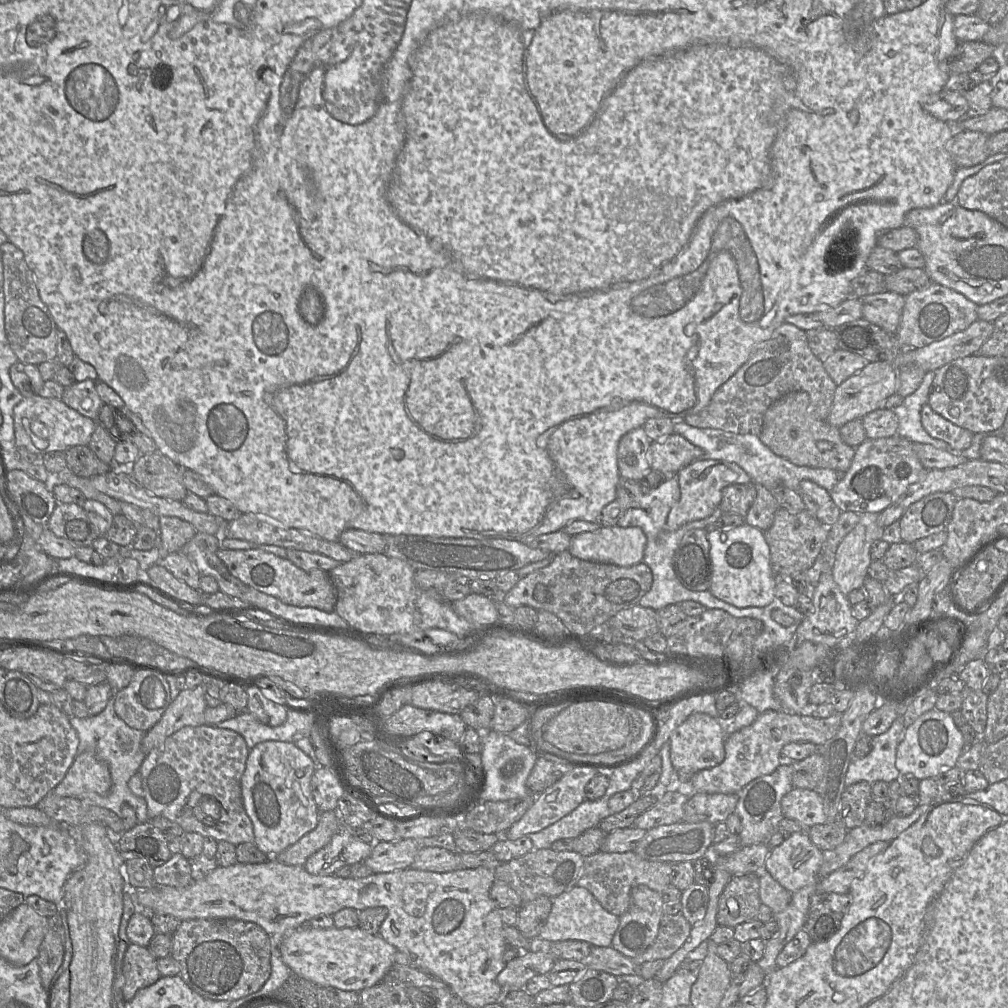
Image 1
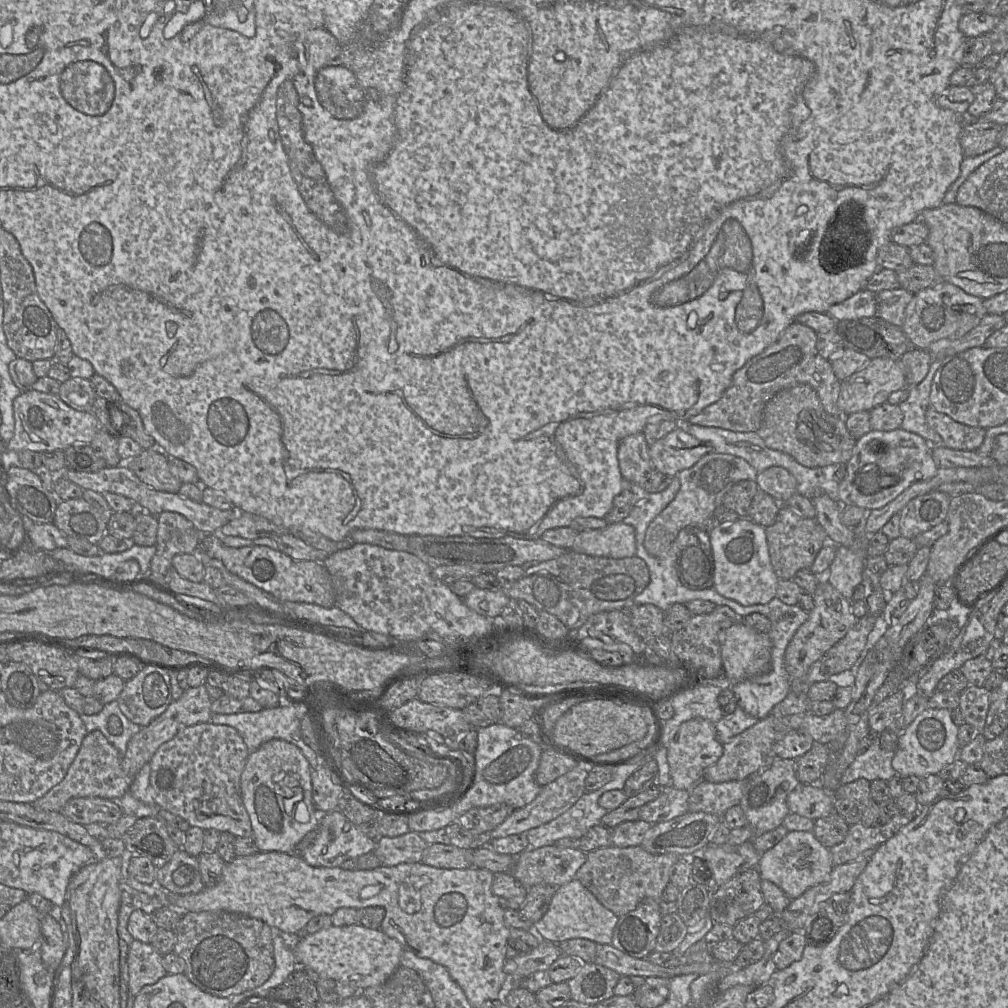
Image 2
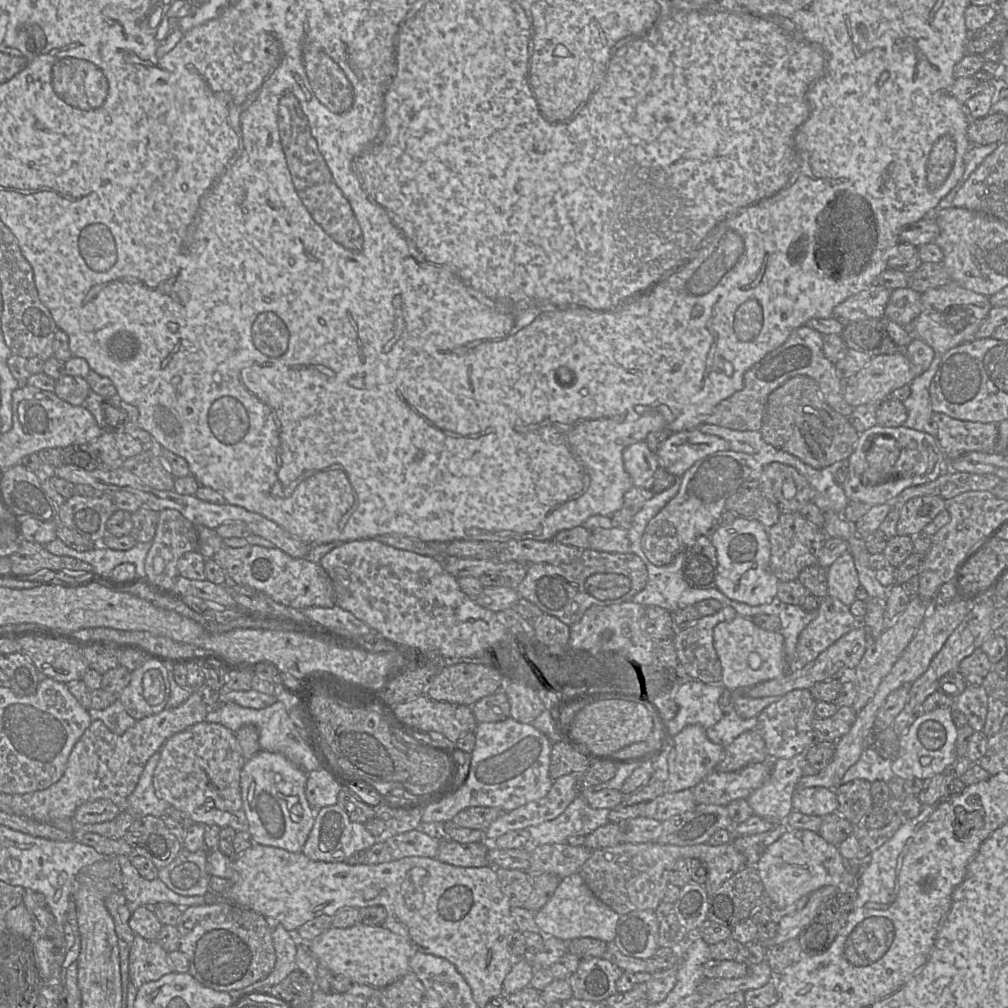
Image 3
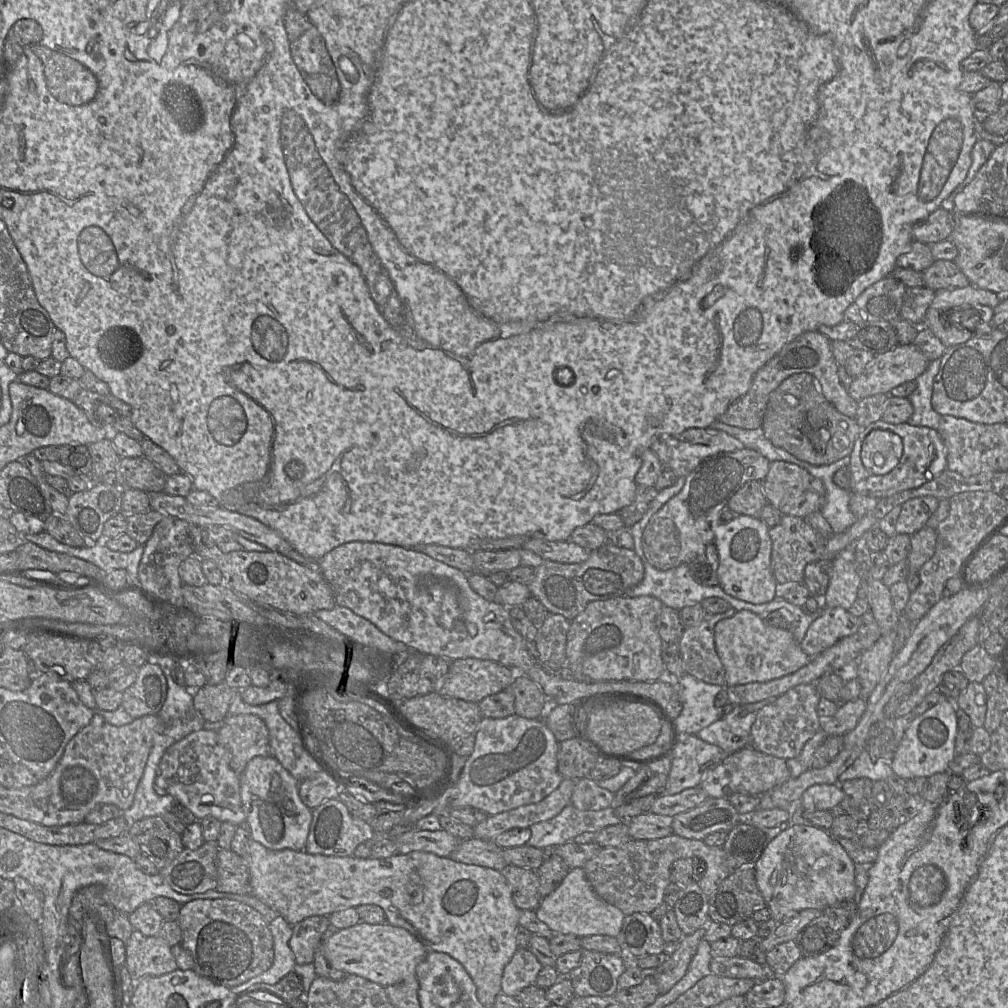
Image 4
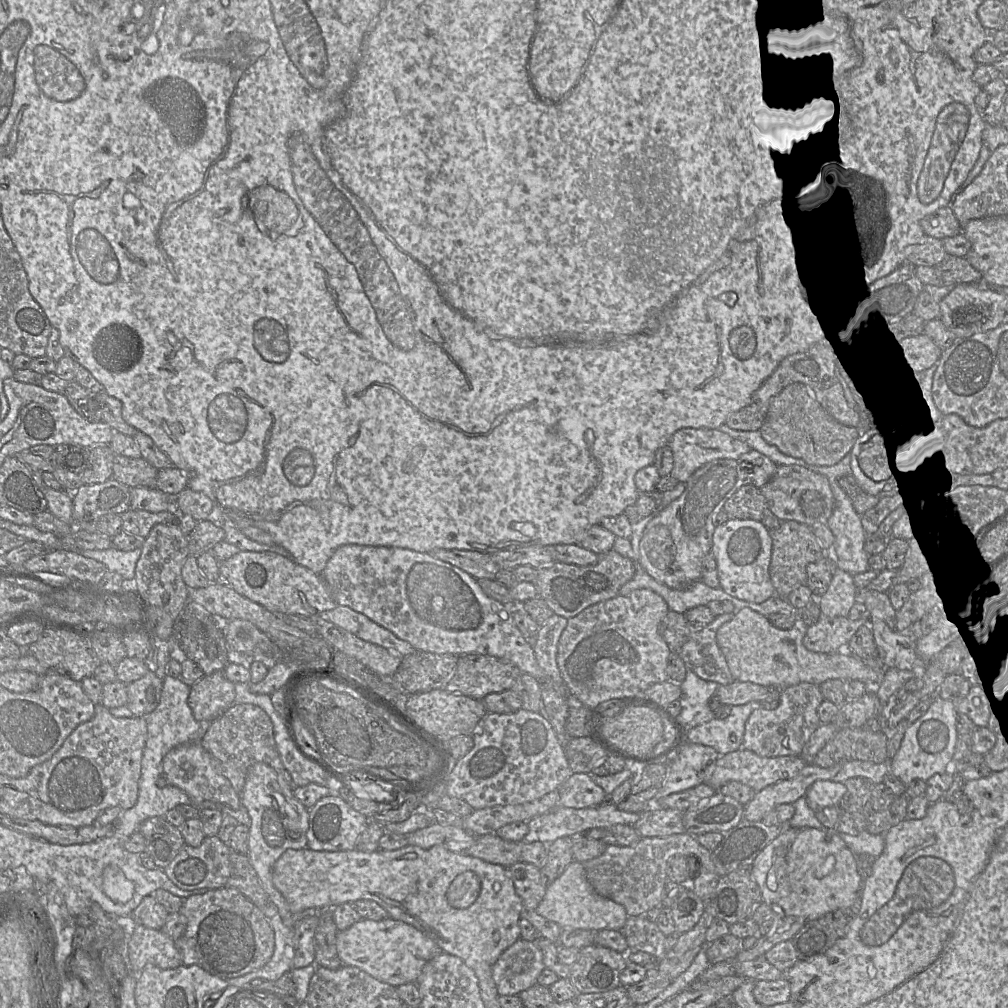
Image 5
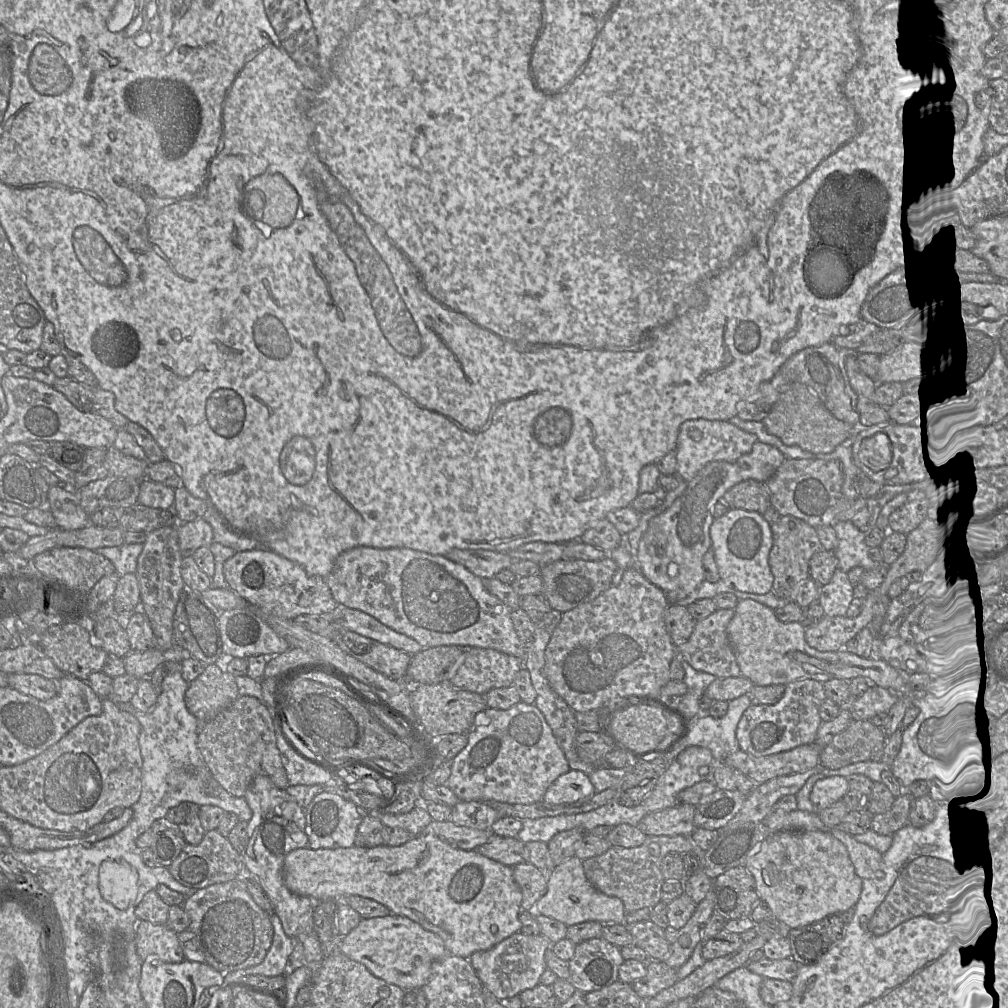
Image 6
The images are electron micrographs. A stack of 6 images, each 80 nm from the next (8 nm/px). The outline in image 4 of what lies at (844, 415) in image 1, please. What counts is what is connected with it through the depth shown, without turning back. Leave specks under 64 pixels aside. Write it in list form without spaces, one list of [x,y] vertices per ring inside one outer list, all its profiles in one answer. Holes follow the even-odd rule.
[[[914,344],[897,346],[876,355],[866,370],[854,377],[847,391],[857,402],[890,391],[908,381],[916,380],[930,361]]]

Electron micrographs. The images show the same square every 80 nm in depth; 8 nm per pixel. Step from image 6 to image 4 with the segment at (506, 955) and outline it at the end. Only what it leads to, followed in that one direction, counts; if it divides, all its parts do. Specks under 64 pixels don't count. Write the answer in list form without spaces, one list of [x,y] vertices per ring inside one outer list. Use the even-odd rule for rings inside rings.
[[[518,948],[503,971],[501,993],[515,997],[524,988],[535,984],[542,968],[529,949]]]

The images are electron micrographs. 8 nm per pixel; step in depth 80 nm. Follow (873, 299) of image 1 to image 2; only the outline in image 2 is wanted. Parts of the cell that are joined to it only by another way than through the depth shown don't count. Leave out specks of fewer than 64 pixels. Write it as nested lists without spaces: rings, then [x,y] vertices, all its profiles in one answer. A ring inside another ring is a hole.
[[[889,289],[877,293],[877,317],[901,327],[905,319],[906,307],[913,298],[913,293],[903,289]]]

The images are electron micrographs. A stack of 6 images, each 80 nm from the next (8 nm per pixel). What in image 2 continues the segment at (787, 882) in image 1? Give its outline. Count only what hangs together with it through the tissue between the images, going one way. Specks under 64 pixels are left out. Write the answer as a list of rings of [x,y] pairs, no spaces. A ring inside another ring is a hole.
[[[805,831],[788,832],[773,848],[760,855],[757,865],[761,879],[775,884],[791,900],[826,881],[833,868],[830,850],[816,839],[813,832]]]

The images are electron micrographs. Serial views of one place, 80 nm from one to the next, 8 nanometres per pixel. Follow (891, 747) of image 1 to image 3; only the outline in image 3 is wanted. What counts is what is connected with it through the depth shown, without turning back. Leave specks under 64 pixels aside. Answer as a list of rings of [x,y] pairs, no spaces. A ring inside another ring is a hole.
[[[872,747],[864,749],[859,760],[844,774],[841,784],[855,779],[888,783],[895,776],[891,768],[892,762],[893,760],[880,757]]]

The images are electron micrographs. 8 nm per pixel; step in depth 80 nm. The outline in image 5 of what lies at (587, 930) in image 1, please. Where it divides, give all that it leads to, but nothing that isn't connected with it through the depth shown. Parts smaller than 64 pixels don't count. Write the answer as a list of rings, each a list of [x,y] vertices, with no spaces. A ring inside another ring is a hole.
[[[575,860],[556,880],[548,884],[546,894],[535,911],[562,928],[576,927],[595,931],[603,929],[621,931],[629,917],[623,905],[595,892],[586,877],[583,864]]]

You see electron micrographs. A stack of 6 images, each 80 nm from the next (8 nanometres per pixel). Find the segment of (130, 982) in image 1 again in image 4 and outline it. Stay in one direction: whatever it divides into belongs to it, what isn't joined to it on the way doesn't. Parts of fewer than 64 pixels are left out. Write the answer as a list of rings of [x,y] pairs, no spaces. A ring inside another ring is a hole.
[[[133,930],[126,942],[126,967],[134,989],[146,976],[161,976],[178,969],[171,948],[159,936],[145,936]]]

